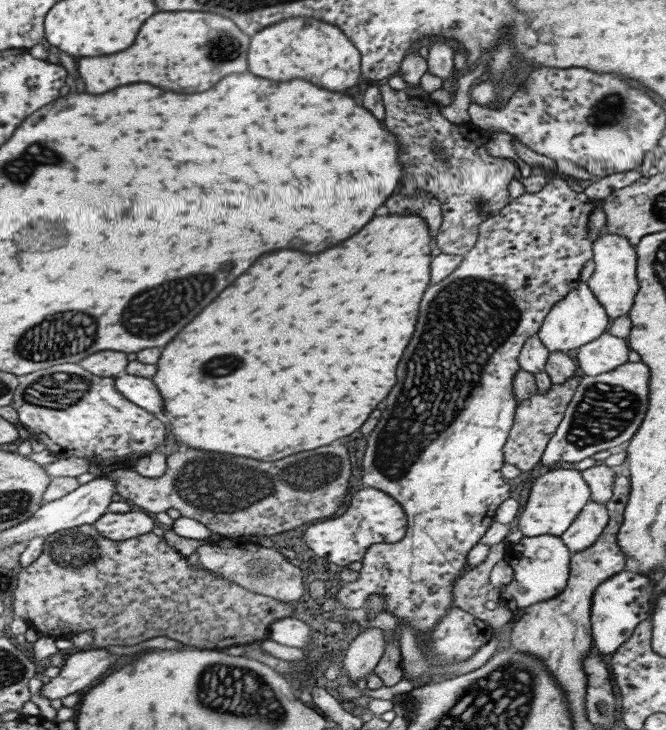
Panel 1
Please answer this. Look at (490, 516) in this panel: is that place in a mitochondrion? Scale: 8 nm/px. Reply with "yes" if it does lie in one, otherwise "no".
no

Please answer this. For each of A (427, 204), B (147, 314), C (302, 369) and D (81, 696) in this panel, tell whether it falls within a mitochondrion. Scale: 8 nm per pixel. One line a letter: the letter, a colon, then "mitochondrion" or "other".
A: other
B: mitochondrion
C: other
D: other

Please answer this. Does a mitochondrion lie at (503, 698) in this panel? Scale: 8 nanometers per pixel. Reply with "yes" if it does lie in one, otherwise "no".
yes

